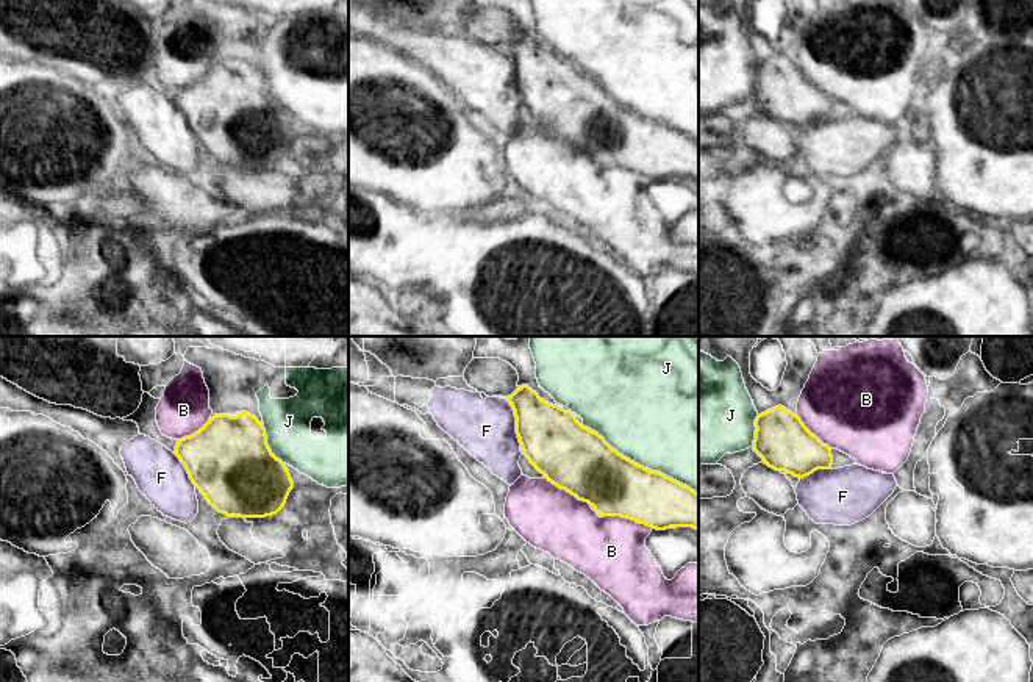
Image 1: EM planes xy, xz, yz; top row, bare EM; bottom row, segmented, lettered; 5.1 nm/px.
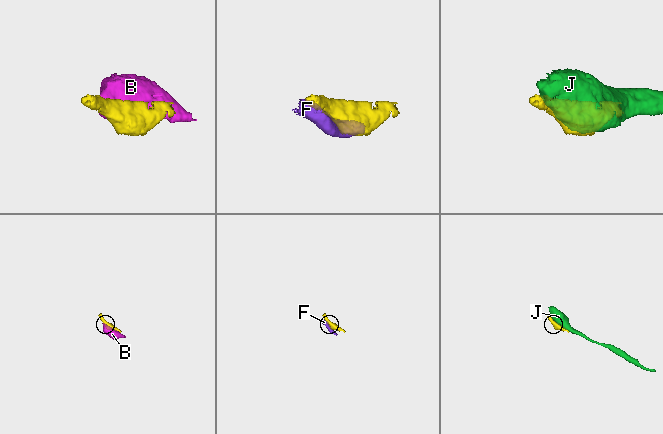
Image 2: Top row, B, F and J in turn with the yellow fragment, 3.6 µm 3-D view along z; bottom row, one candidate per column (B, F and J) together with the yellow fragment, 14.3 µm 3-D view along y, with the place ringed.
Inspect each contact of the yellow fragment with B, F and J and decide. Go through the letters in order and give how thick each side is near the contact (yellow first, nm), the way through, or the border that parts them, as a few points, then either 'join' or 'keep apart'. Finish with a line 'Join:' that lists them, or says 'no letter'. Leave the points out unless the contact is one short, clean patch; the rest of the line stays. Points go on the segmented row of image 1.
B: 320/360 nm | keep apart
F: 320/280 nm | keep apart
J: 340/500 nm | keep apart
Join: no letter

